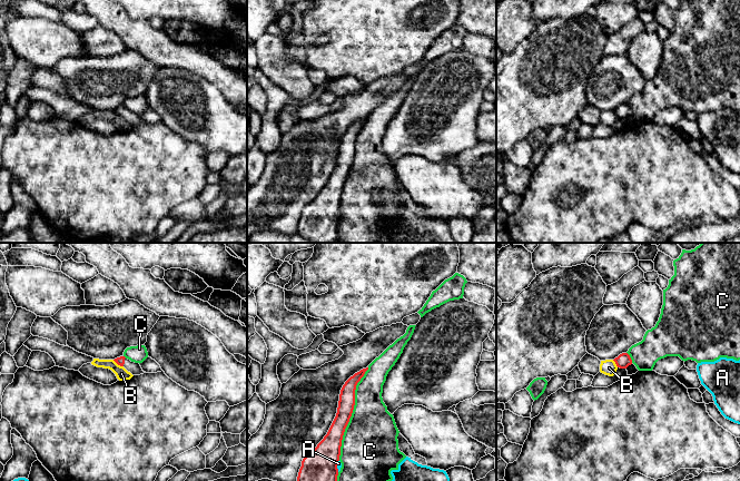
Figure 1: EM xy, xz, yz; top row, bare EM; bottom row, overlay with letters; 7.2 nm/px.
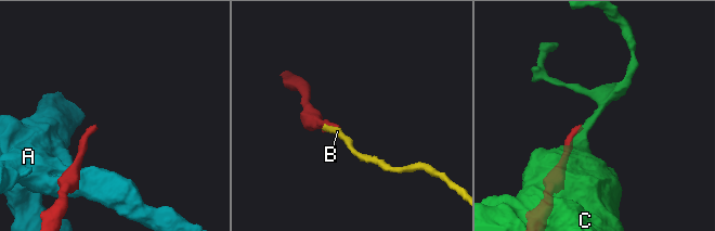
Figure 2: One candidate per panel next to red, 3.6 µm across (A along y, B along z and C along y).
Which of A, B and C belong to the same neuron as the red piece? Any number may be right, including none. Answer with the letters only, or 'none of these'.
none of these

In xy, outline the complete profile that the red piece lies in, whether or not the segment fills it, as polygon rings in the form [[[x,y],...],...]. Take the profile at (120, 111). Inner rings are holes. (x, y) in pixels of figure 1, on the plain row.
[[[125,107],[117,108],[114,111],[118,116],[124,117],[132,126],[140,126],[140,125],[146,124],[142,121],[139,114],[131,112],[130,110],[126,109]]]

